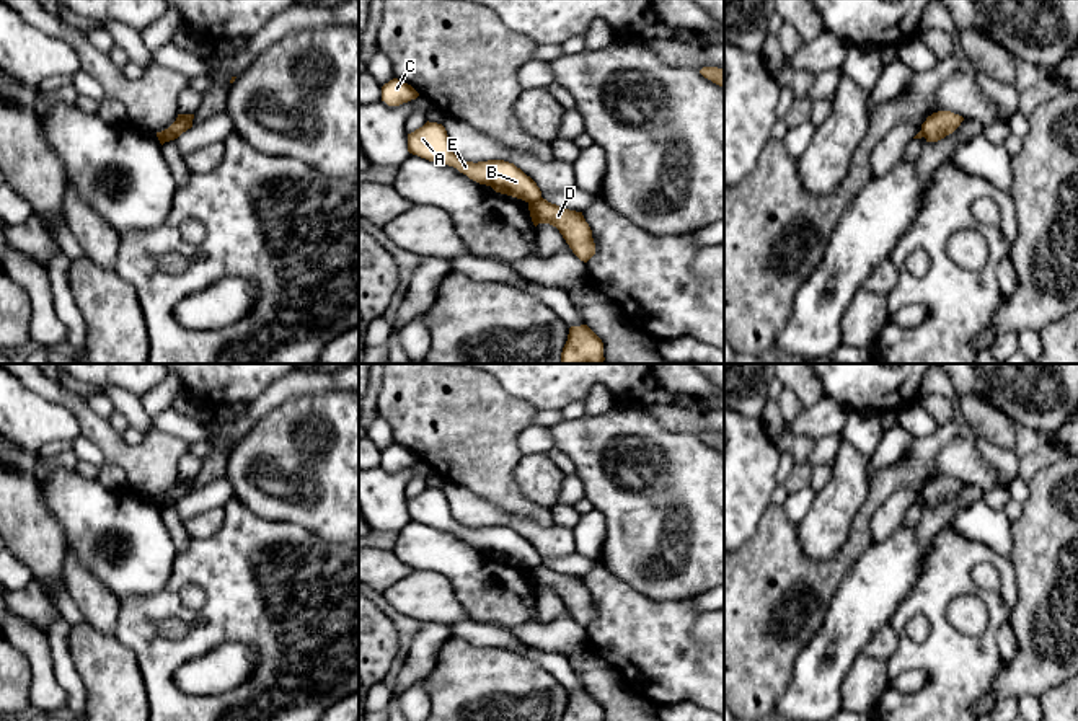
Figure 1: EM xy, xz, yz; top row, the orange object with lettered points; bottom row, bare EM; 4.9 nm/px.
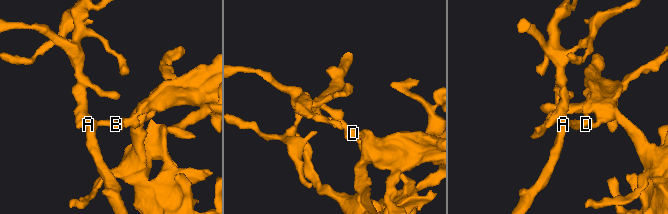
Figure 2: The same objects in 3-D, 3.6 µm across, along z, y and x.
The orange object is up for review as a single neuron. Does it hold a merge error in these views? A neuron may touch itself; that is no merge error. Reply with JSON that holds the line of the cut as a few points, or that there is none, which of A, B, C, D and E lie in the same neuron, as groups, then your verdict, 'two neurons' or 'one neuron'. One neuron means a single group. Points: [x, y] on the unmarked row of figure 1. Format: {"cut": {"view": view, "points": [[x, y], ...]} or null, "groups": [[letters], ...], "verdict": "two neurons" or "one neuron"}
{"cut": {"view": "xy", "points": [[167, 495], [173, 504]]}, "groups": [["A", "B", "C", "E"], ["D"]], "verdict": "two neurons"}

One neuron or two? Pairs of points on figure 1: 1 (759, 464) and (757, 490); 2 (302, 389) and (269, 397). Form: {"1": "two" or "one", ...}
{"1": "one", "2": "one"}

